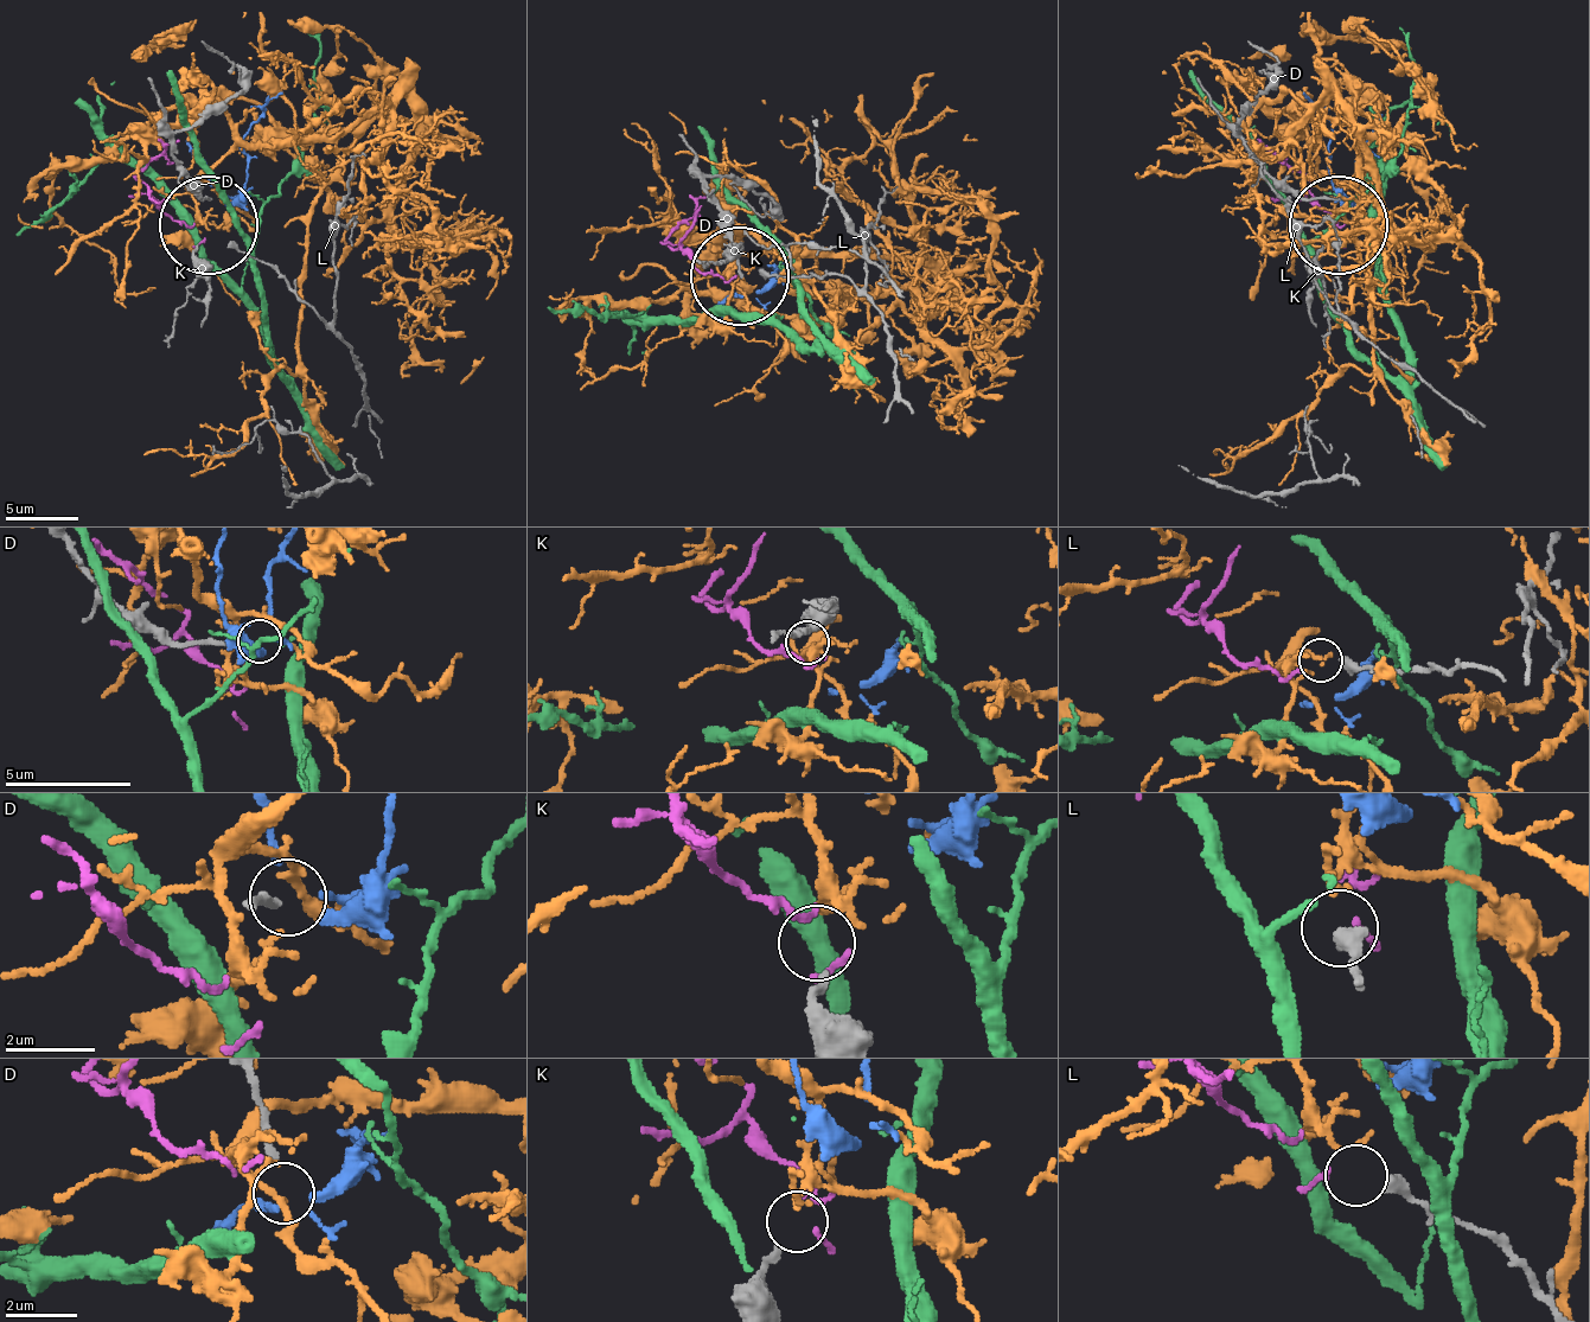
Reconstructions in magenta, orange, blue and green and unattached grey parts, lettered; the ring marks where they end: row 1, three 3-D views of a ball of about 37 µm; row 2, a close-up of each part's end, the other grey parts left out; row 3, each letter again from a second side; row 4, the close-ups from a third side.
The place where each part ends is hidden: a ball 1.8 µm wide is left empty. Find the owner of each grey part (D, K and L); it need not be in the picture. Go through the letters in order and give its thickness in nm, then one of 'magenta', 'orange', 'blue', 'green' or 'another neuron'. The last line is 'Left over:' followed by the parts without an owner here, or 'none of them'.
D: 200 nm | another neuron
K: 200 nm | orange
L: 380 nm | magenta
Left over: D

